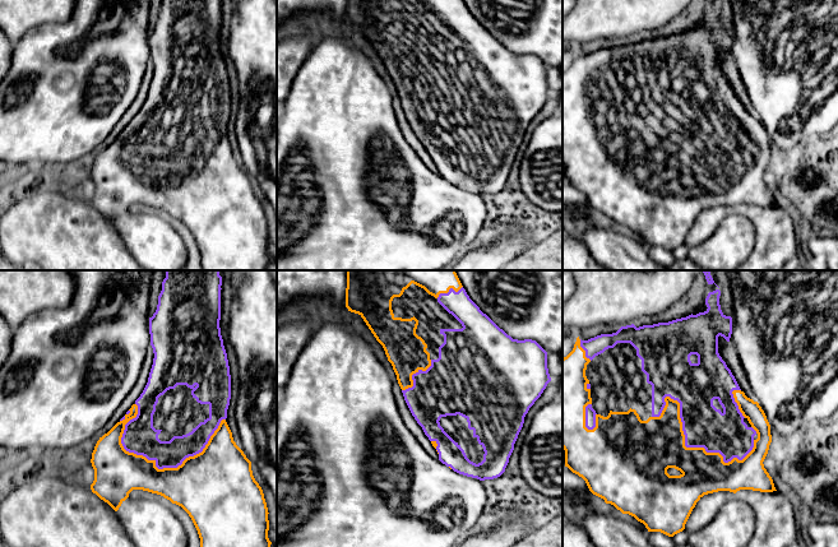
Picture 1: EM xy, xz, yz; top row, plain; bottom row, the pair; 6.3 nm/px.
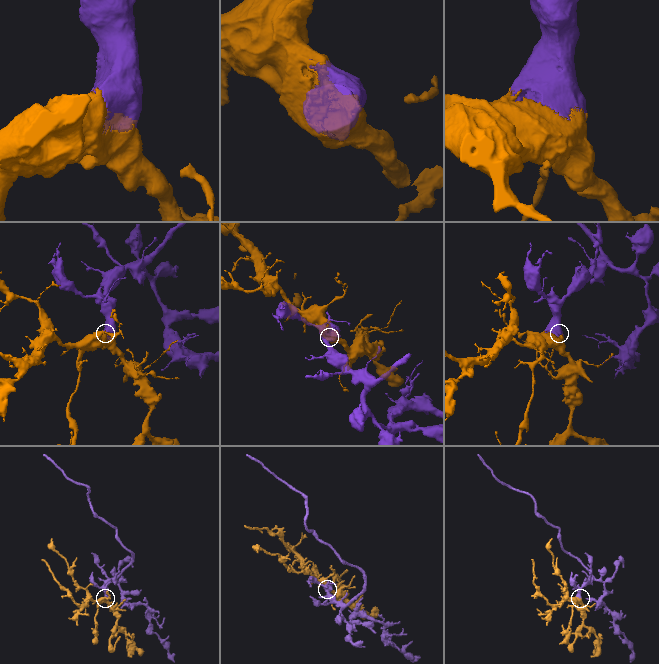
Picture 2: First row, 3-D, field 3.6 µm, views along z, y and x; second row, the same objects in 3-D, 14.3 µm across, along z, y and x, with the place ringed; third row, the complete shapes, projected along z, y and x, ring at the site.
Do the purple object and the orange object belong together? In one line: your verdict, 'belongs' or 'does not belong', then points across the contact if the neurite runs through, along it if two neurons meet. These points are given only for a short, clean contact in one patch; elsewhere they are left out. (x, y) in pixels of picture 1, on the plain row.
belongs

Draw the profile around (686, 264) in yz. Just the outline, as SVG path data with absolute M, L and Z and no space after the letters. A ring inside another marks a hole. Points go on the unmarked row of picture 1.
M691 259L676 260L668 270L710 270L696 265Z

